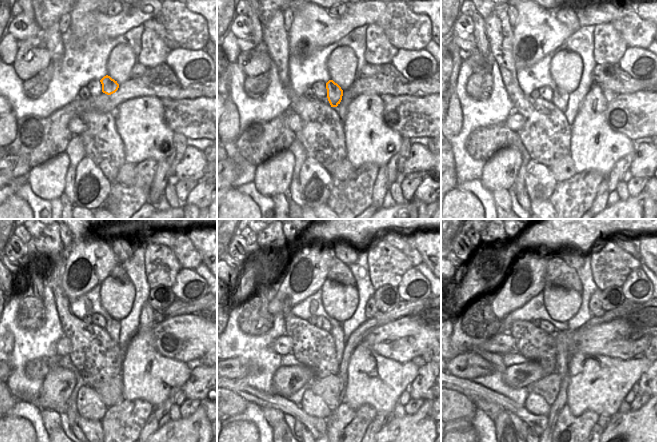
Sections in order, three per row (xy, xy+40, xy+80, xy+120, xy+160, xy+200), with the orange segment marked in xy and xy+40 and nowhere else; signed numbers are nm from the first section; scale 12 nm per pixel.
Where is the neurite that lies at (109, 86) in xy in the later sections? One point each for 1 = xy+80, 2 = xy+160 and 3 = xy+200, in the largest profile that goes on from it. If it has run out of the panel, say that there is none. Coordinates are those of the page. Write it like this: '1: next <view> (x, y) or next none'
1: next xy+80 (559, 97)
2: next xy+160 (343, 352)
3: next xy+200 (563, 358)

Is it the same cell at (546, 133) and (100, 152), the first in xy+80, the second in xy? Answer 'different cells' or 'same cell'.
same cell

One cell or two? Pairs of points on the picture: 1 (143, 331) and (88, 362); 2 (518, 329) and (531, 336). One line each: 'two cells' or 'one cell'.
1: two cells
2: one cell

